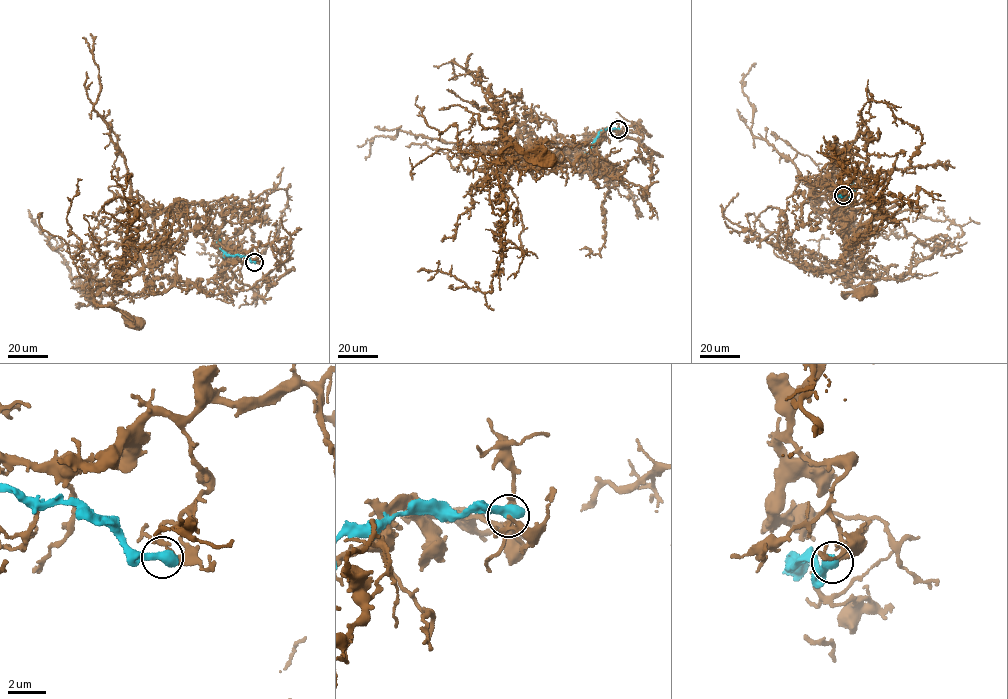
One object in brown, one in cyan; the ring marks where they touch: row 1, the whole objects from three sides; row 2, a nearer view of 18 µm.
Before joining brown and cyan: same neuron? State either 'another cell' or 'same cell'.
another cell

